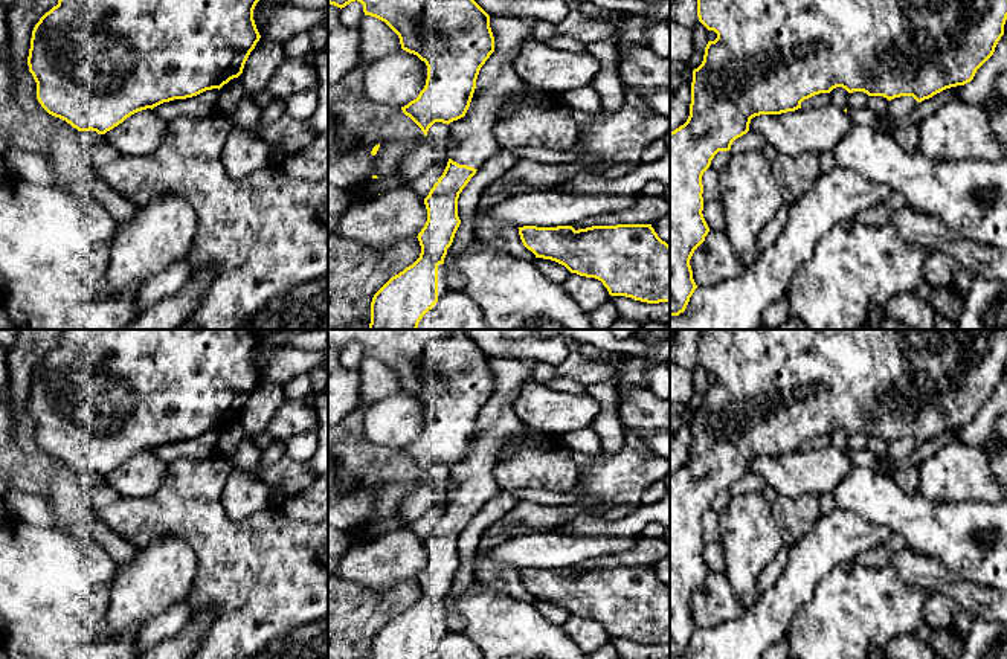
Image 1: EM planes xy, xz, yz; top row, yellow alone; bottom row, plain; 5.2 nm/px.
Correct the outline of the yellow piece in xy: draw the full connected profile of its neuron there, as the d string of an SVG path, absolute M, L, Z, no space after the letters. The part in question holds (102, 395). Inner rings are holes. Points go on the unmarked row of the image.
M61 330L58 346L35 366L27 398L29 413L37 424L37 441L52 458L70 465L78 473L96 473L114 488L121 497L140 497L157 491L163 484L166 462L153 450L174 441L197 438L206 432L221 430L243 415L244 406L261 377L253 362L253 351L261 340L252 330Z

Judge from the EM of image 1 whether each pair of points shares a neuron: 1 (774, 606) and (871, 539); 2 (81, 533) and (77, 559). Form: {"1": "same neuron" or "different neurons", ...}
{"1": "same neuron", "2": "different neurons"}

